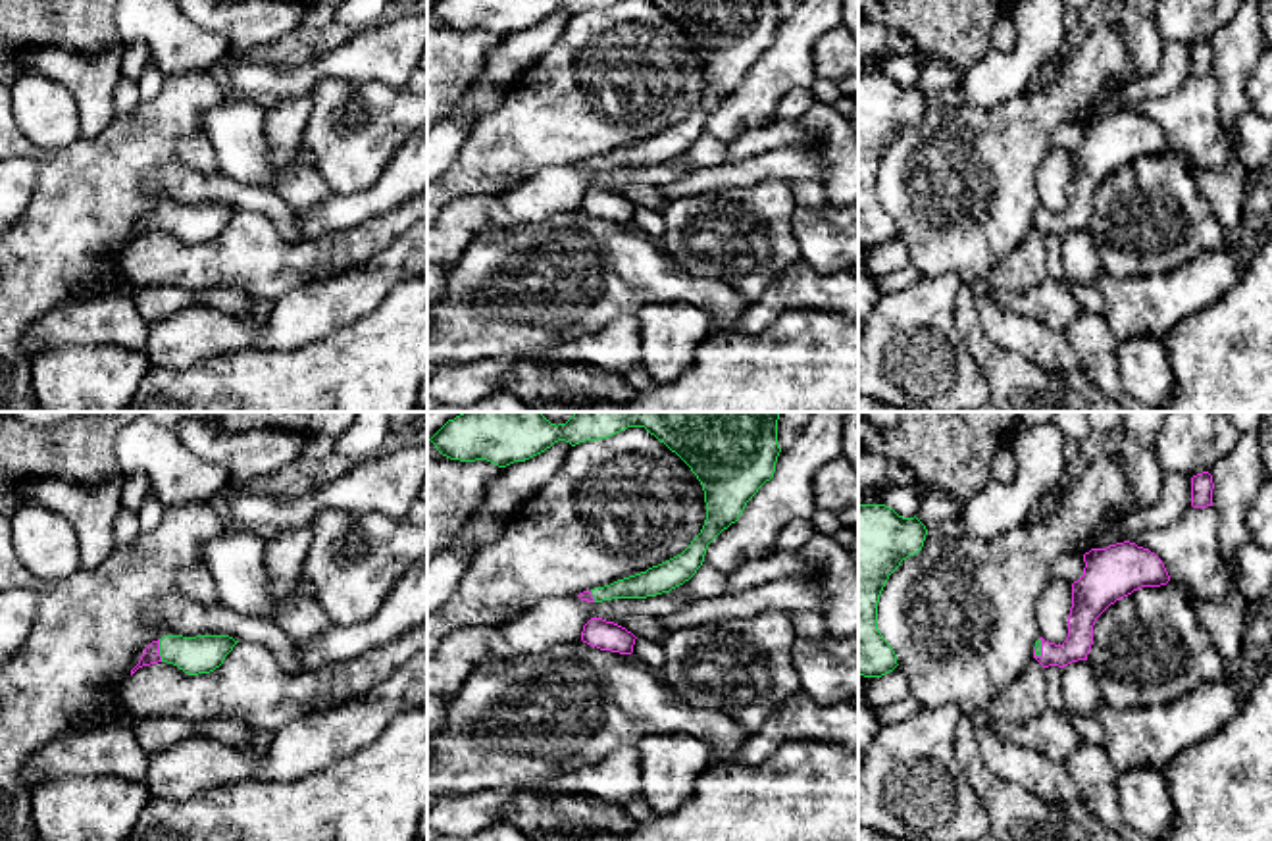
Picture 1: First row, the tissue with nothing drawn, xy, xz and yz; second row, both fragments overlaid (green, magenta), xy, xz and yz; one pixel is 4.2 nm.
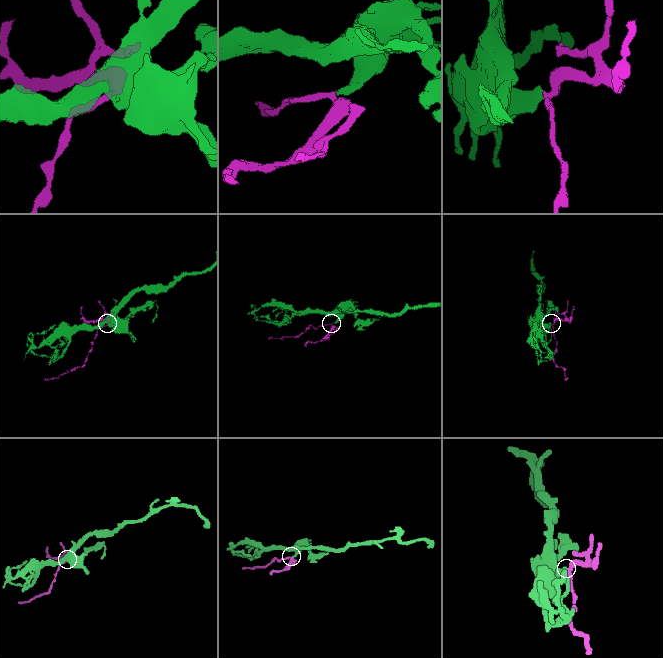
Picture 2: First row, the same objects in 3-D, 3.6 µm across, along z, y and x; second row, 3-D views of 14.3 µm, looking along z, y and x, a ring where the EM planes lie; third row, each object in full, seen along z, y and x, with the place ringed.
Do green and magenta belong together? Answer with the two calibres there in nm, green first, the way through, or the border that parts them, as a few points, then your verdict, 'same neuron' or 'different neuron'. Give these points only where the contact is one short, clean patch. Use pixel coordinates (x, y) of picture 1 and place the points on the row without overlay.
160 nm thick on the green side, 70 nm on the other; runs through xy (197, 224), (160, 220), (151, 224); same neuron

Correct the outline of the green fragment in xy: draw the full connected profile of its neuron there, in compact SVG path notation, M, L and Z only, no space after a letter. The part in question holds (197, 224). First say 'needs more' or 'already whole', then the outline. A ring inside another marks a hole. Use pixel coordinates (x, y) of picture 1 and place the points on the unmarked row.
needs more | M165 204L144 217L131 244L139 237L158 231L173 233L189 244L210 242L223 233L237 212L229 204Z

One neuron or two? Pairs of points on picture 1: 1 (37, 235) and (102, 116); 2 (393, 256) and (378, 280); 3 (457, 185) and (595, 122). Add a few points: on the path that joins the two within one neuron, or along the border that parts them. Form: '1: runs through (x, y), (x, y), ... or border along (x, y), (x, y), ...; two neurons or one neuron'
1: border along (114, 116), (101, 131), (81, 137); two neurons
2: runs through (393, 262), (381, 274); one neuron
3: runs through (491, 160), (537, 124), (560, 122); one neuron

